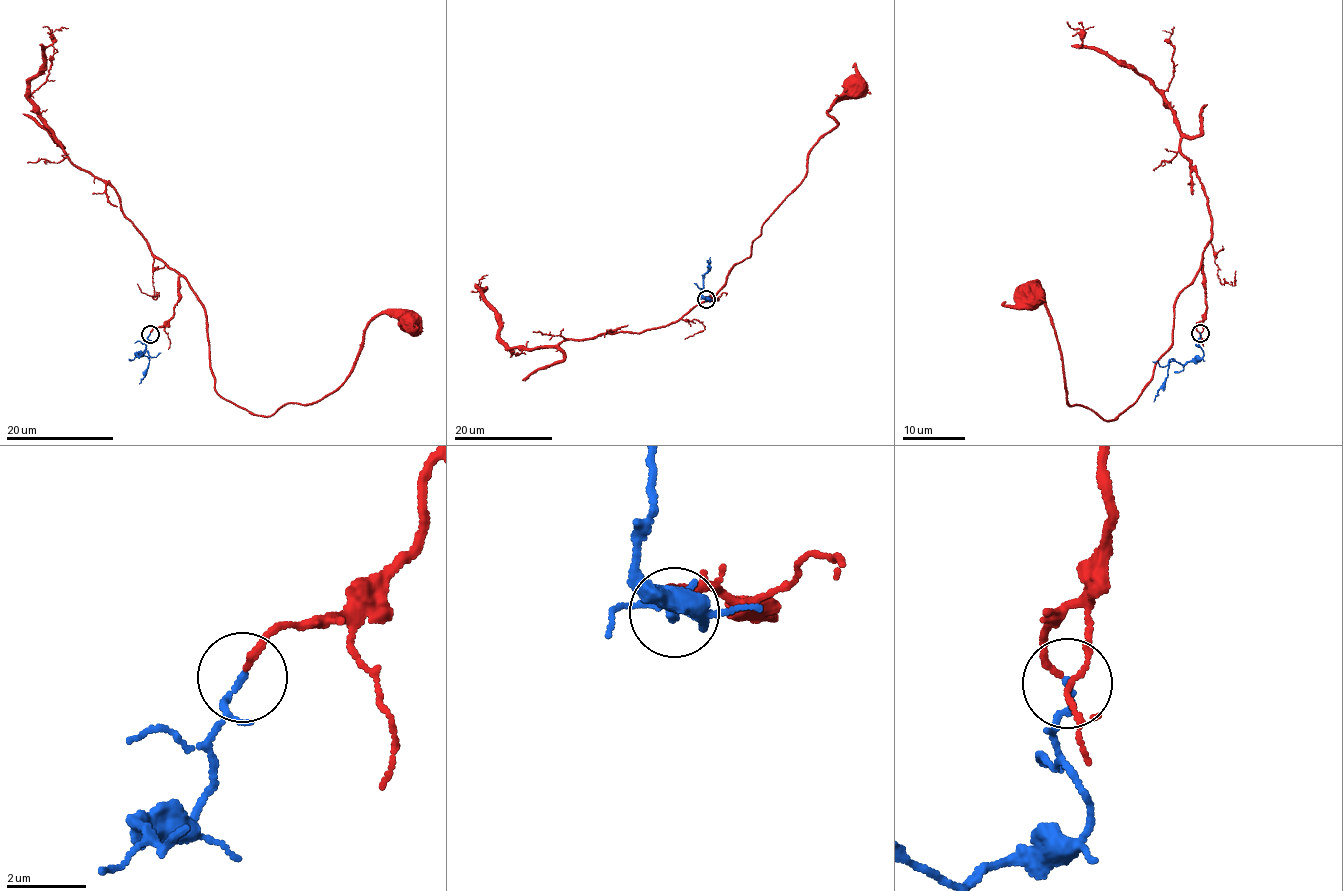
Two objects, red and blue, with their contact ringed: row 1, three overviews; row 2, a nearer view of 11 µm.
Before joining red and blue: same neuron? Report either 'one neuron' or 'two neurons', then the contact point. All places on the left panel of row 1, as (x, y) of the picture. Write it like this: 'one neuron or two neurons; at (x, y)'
one neuron; at (150, 334)

